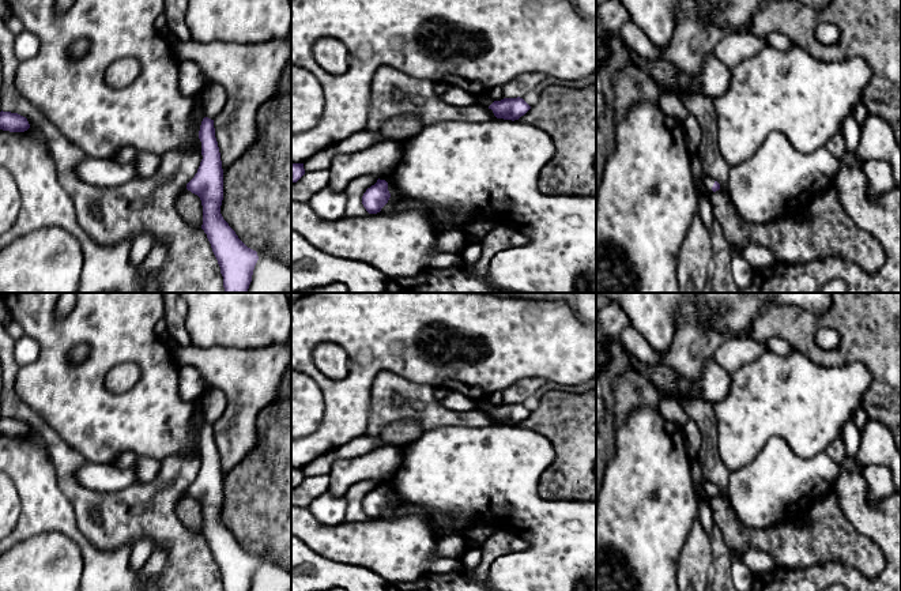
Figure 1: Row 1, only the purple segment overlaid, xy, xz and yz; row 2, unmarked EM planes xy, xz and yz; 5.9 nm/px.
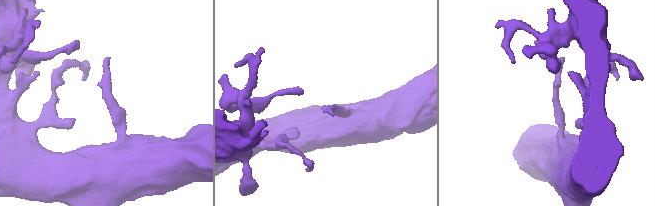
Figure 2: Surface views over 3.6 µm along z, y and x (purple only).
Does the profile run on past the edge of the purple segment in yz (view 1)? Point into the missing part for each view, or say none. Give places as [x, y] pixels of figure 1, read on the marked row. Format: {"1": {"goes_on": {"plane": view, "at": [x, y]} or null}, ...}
{"1": {"goes_on": {"plane": "yz", "at": [708, 181]}}}

